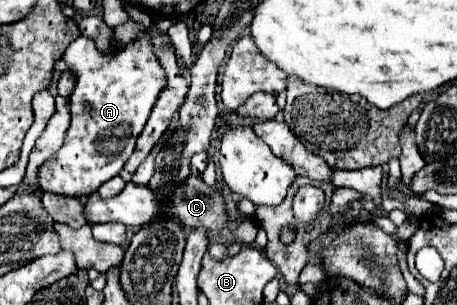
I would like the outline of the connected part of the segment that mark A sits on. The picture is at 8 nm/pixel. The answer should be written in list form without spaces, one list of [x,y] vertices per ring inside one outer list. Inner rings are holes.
[[[145,34],[113,52],[99,52],[91,38],[79,36],[69,44],[63,60],[77,76],[77,86],[69,98],[71,124],[65,132],[63,148],[39,168],[39,186],[57,196],[81,198],[97,192],[101,184],[115,178],[125,166],[165,86],[165,72]]]

